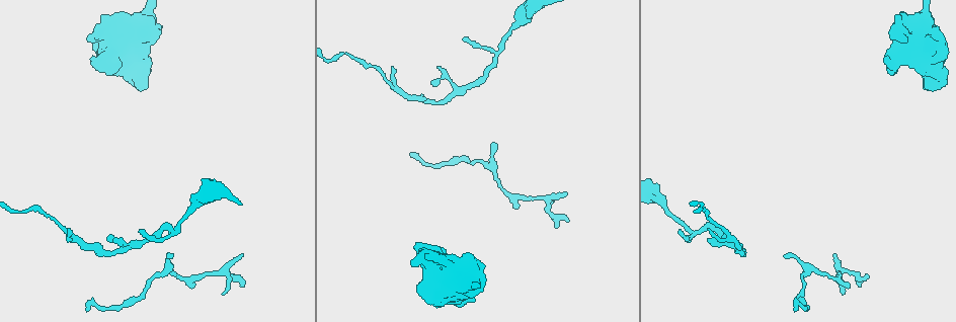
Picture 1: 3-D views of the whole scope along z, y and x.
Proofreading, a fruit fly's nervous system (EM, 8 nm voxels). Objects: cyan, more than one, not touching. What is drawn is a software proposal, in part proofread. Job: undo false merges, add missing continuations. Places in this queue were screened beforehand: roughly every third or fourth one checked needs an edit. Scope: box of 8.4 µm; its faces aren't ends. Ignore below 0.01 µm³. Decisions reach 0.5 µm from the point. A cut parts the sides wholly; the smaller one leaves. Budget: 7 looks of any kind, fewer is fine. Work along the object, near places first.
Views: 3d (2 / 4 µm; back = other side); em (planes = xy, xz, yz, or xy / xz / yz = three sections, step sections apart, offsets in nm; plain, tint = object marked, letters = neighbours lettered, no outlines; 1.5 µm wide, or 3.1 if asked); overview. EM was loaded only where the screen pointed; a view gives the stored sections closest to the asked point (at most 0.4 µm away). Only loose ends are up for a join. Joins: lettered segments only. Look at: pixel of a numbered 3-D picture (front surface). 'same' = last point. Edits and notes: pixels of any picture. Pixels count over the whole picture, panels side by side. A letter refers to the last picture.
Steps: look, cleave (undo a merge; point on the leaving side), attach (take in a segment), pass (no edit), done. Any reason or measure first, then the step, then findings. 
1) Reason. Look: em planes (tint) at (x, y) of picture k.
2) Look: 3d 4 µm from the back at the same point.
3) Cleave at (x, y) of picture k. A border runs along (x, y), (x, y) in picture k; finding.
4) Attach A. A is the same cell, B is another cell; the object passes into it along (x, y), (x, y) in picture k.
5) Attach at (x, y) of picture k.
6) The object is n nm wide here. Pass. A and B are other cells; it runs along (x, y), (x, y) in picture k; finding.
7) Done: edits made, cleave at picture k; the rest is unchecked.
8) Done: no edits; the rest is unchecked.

Tapers out. Look: em planes (letters) at (140, 230) of picture 1.

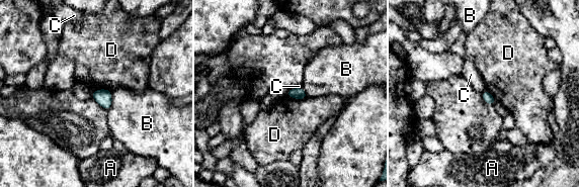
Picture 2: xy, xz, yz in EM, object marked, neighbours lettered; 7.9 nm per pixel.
The longest contact is with D, 170 nm. Pass. A, B, C and D are other cells; a border runs along (485, 89), (481, 93) in picture 2; no lettered segment goes on from it.

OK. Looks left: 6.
Branch stops here. Look: 3d 4 µm from the back at (567, 192) of picture 1.

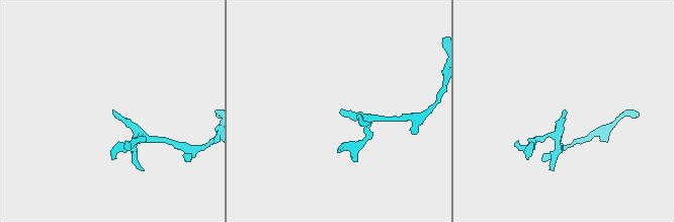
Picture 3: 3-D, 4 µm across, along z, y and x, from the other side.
Shape alone is not enough. Look: em planes (plain) at (563, 111) of picture 3.

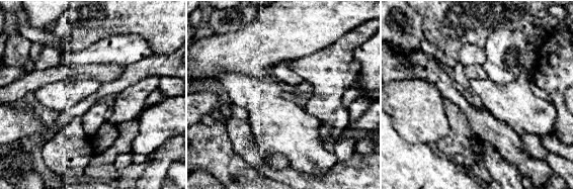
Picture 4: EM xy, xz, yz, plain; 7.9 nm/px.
What lies round it. Look: em planes (letters) at the same point.

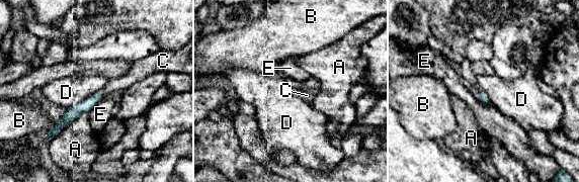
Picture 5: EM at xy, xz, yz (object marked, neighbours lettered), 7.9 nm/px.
Attach C. C is the same cell, A, B, D and E are other cells; the object passes into it along (86, 105), (100, 94), (112, 88) in picture 5; it goes on there.

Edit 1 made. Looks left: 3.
Touches itself. Look: 3d 4 µm at (419, 256) of picture 1.

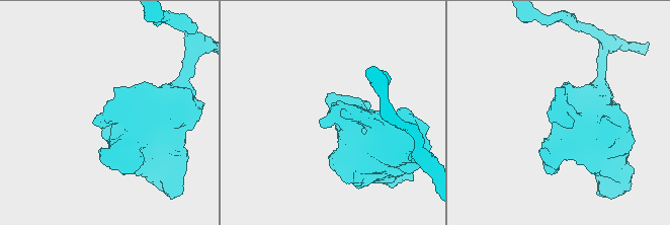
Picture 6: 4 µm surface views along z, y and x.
Look: em xz step 8 (tint) at (334, 118) of picture 6.

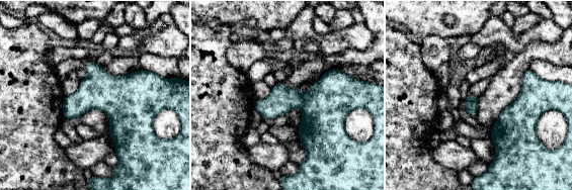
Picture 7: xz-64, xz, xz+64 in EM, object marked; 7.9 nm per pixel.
What lies round it. Look: em xz step 8 (letters) at the same point.

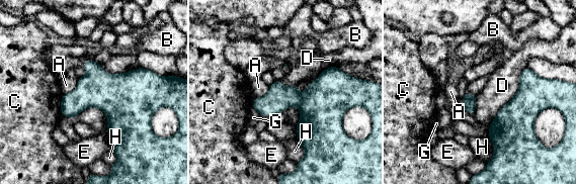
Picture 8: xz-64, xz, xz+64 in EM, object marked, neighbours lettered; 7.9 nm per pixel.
The object is 220 nm wide here; the longest contact is with D, 550 nm. Pass. A, B, C, D, E, G and H are other cells; continuous, no second neuron.

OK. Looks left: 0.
Done: edits made, attach at picture 5; the rest is unchecked.

